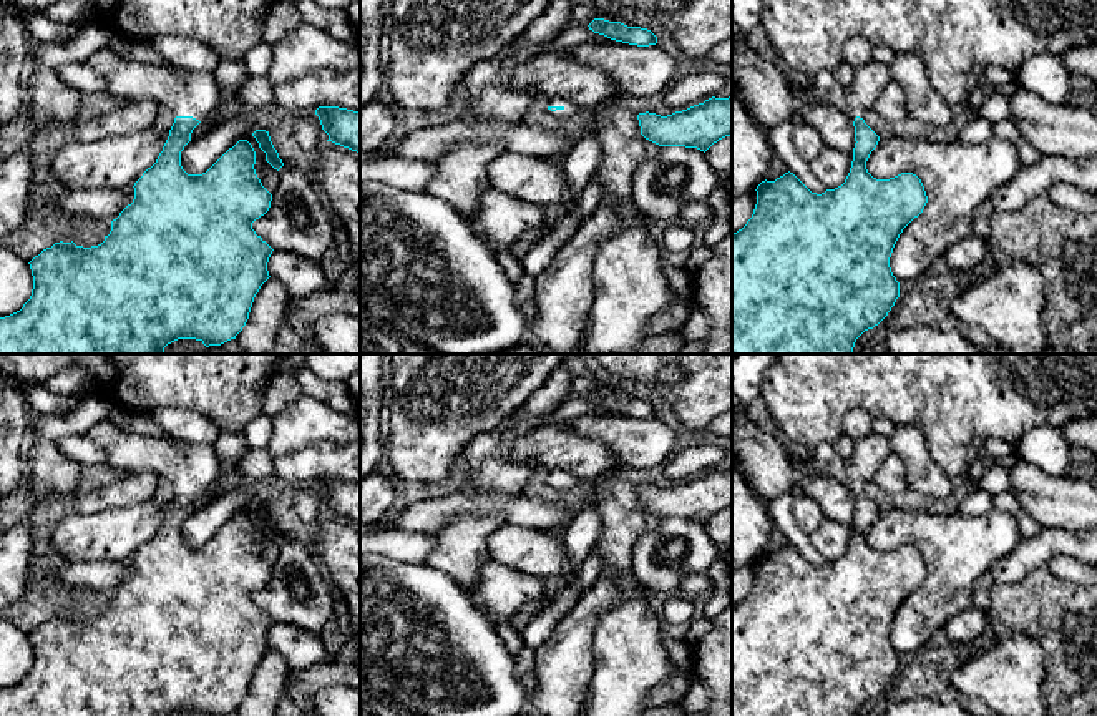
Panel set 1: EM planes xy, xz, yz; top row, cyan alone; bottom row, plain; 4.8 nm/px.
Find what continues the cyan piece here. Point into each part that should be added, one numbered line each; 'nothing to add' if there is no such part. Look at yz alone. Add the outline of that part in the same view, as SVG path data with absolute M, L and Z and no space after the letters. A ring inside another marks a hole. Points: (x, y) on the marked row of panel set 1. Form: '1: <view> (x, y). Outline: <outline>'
1: yz (870, 80). Outline: M871 60L858 66L853 81L845 91L848 118L851 121L855 121L856 116L865 118L865 115L873 110L875 101L890 80L890 66L883 63Z

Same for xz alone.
1: xz (570, 110). Outline: M549 98L546 108L551 116L559 120L568 120L579 113L578 106L564 98Z

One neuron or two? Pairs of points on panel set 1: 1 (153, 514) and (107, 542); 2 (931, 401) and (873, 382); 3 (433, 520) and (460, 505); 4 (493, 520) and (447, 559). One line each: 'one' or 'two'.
1: one
2: one
3: one
4: one

